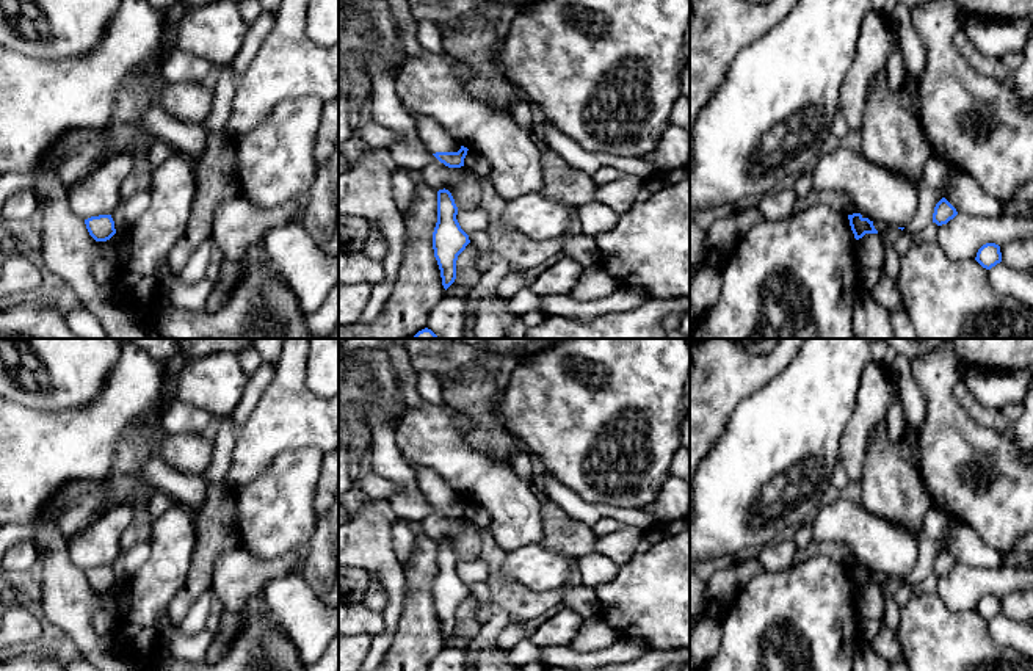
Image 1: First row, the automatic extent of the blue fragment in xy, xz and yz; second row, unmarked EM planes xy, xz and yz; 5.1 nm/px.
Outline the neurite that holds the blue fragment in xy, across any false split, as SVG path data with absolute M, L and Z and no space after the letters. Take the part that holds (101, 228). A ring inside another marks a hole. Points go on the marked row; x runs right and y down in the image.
M111 215L91 216L85 219L85 224L96 241L107 241L116 234Z

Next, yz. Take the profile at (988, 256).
M986 243L983 245L978 252L975 260L986 270L991 270L992 267L995 267L997 263L1002 262L1002 252L1000 252L1000 246L995 243Z

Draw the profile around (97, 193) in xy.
M119 152L92 168L67 188L72 213L83 221L91 216L113 215L121 202L121 185L132 166L132 154Z

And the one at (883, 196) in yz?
M845 146L821 155L812 168L814 191L840 191L854 204L856 213L865 215L873 223L895 227L909 224L919 207L919 187L892 171L870 163L862 154L854 154Z

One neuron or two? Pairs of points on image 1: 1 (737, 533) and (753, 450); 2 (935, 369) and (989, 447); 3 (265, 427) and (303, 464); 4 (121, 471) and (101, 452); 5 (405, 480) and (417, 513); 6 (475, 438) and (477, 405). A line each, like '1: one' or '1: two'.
1: one
2: one
3: two
4: two
5: one
6: one

